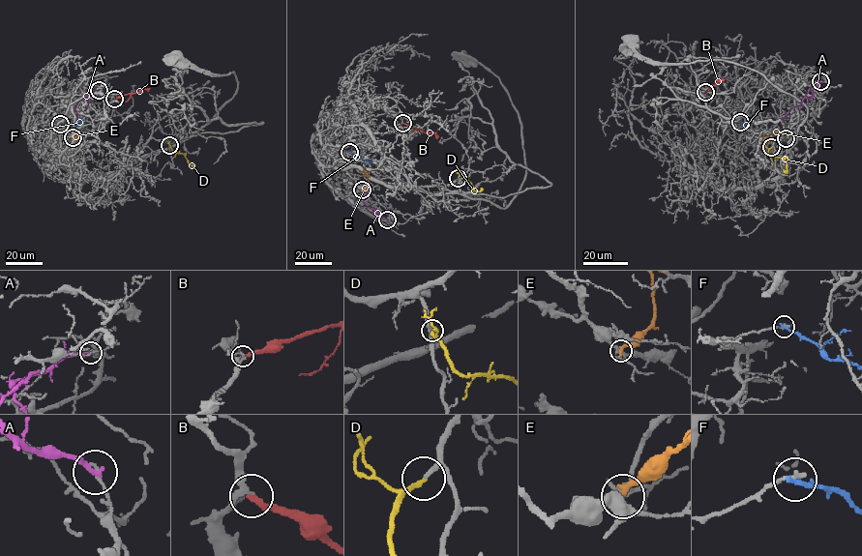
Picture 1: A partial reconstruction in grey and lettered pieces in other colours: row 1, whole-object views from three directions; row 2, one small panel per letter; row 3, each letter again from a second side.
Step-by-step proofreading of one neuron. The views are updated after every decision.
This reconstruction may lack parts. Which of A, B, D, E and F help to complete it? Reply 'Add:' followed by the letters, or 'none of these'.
Add: B, D

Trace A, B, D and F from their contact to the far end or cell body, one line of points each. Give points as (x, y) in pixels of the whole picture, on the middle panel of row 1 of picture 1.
A: (387, 219), (366, 205), (366, 190), (363, 188)
B: (402, 123), (423, 131), (433, 132), (437, 138)
D: (458, 178), (464, 176), (474, 190), (483, 189)
F: (349, 152), (364, 160), (370, 159), (371, 162)

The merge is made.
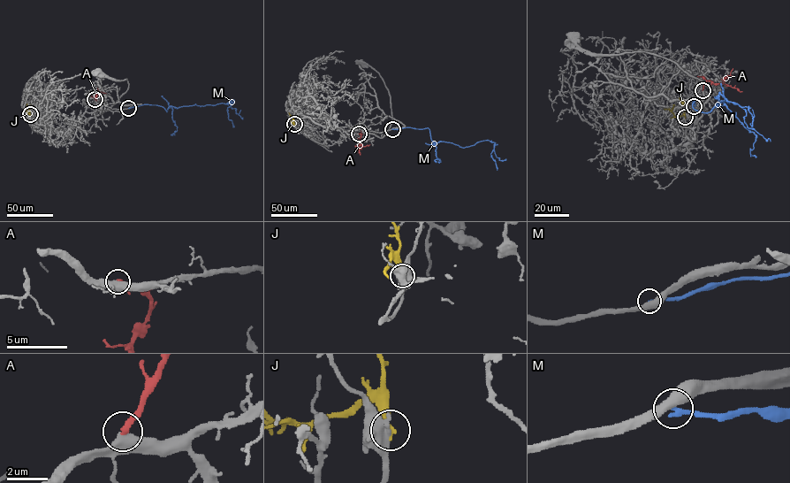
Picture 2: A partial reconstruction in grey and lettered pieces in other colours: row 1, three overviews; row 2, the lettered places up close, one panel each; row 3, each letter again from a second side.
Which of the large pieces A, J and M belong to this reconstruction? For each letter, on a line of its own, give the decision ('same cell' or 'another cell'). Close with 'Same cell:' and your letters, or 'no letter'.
A: same cell
J: another cell
M: another cell
Same cell: A

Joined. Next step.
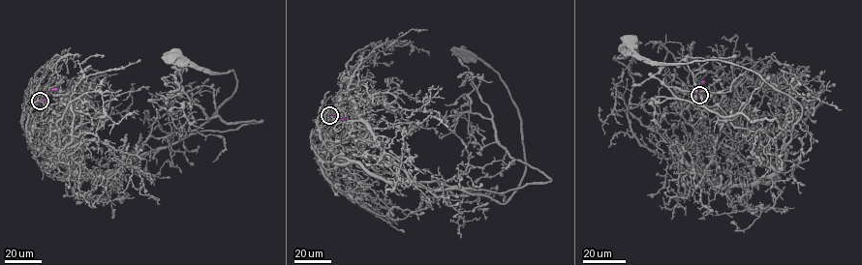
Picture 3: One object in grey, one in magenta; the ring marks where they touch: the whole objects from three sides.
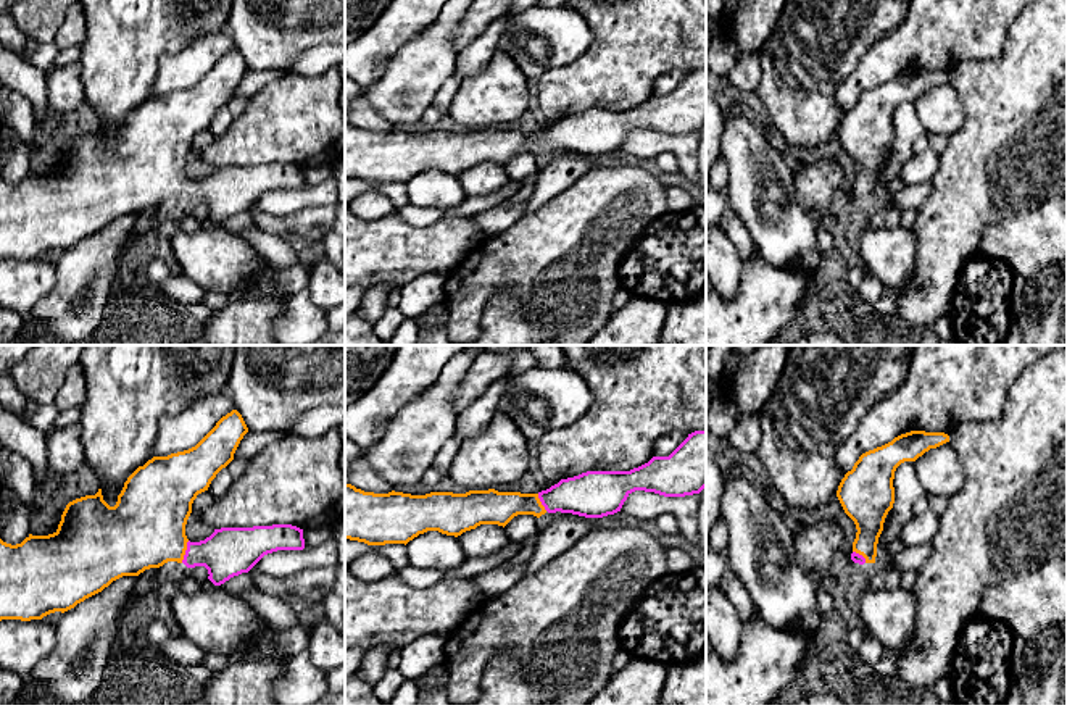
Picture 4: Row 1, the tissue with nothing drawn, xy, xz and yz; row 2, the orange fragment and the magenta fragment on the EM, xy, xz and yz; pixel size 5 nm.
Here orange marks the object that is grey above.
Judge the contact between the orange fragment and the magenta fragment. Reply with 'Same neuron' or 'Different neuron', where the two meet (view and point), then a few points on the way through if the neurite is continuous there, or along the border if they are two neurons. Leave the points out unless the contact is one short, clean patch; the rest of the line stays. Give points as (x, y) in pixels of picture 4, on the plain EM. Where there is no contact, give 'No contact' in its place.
Same neuron. Touches orange at xy (184, 191). Path across: xy (145, 166), (184, 191), (228, 191)

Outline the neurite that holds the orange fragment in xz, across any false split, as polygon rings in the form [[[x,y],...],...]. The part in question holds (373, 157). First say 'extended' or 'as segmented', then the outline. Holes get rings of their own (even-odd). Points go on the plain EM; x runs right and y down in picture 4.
extended; [[[695,69],[669,94],[653,95],[630,110],[587,110],[538,132],[469,129],[466,132],[430,131],[411,134],[403,131],[374,132],[345,123],[345,177],[367,184],[408,182],[419,173],[438,169],[461,174],[480,163],[506,165],[517,153],[540,156],[548,152],[572,152],[585,156],[603,156],[621,150],[635,129],[654,131],[664,136],[700,132],[706,126],[706,69]]]

